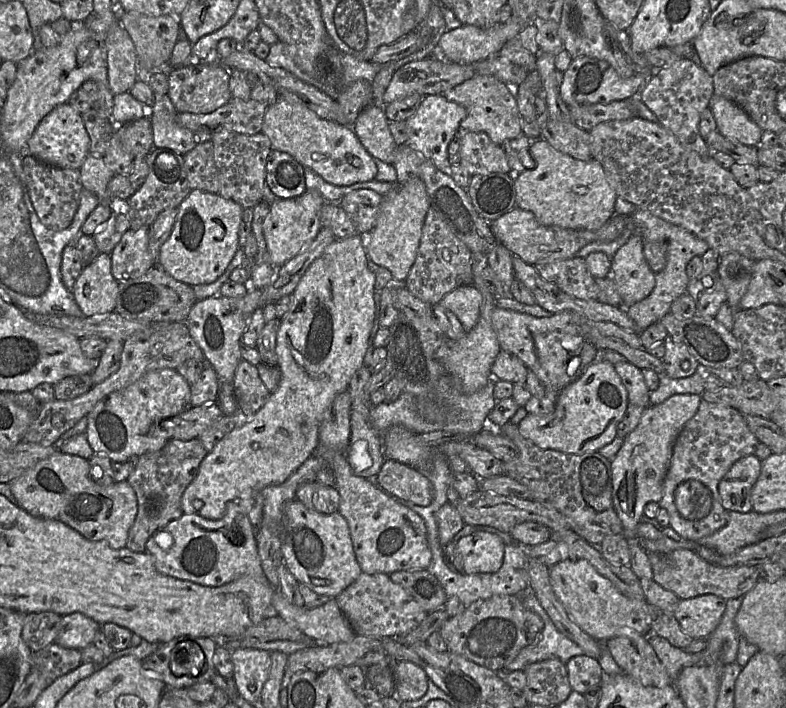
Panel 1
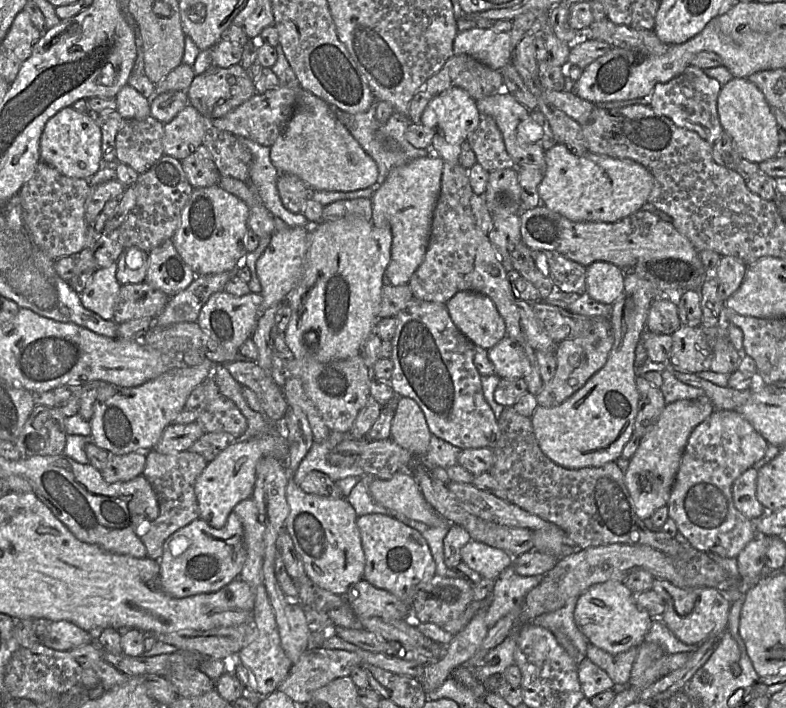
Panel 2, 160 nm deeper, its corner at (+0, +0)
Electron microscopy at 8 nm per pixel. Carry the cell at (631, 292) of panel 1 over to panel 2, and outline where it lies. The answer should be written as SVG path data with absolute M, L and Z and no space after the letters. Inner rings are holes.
M625 272L624 289L612 305L614 342L605 365L579 390L554 407L537 406L531 418L537 443L545 456L567 469L599 467L615 462L634 432L639 393L635 378L635 349L647 329L652 302L659 297L653 284Z

